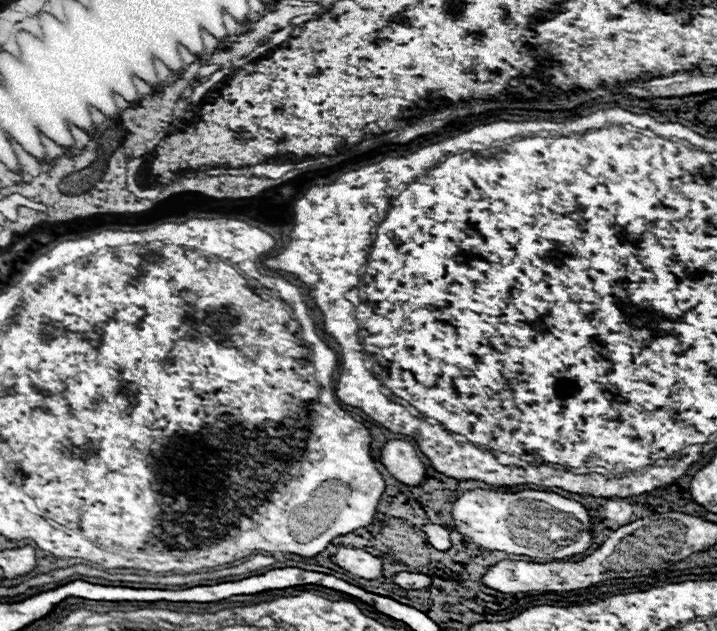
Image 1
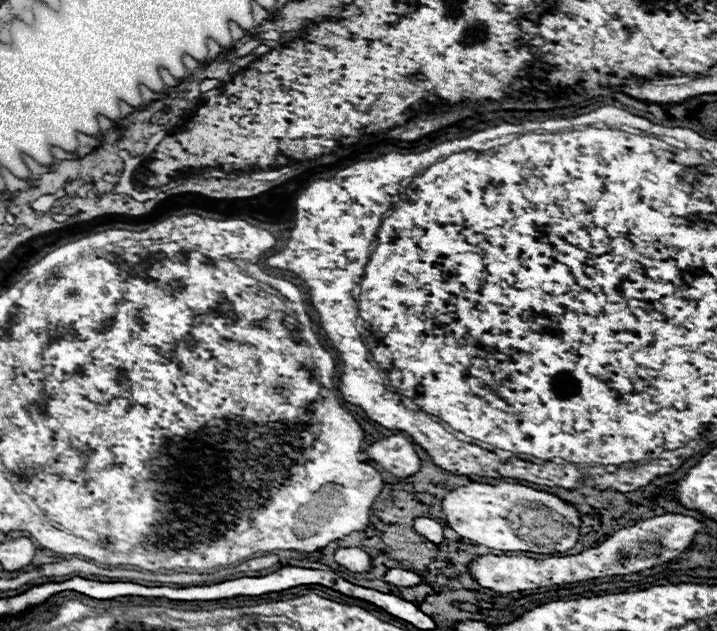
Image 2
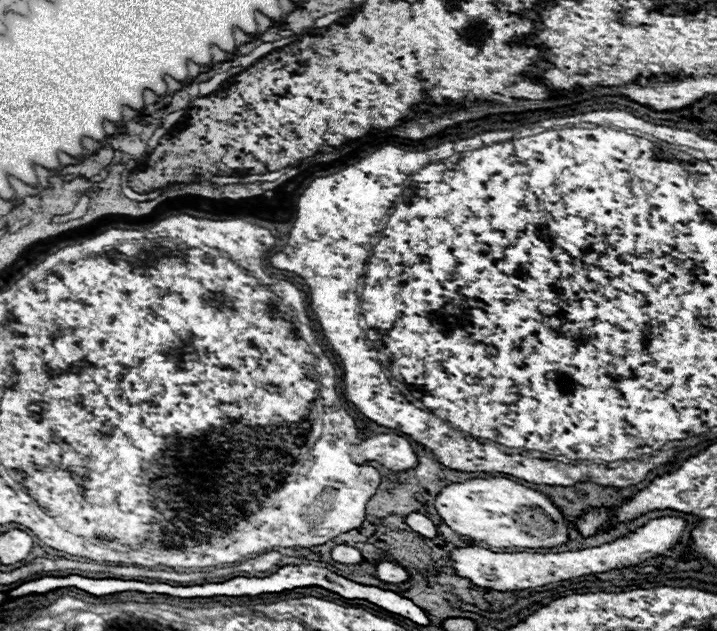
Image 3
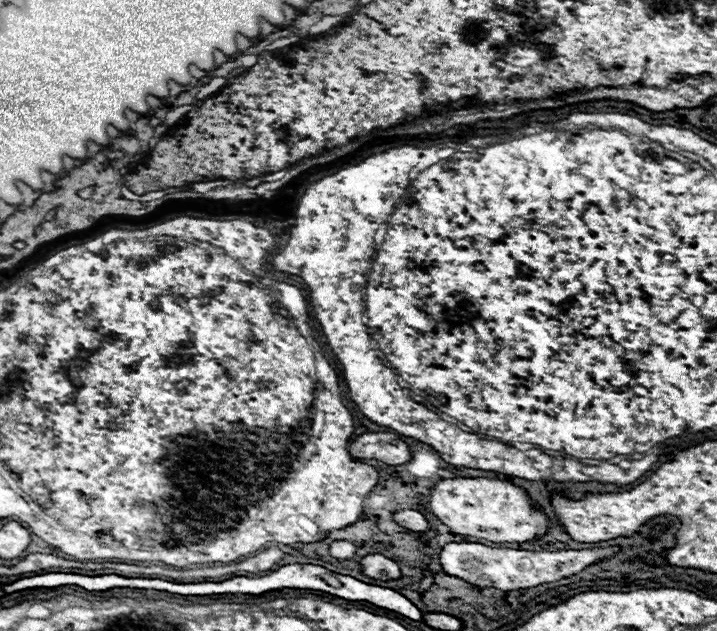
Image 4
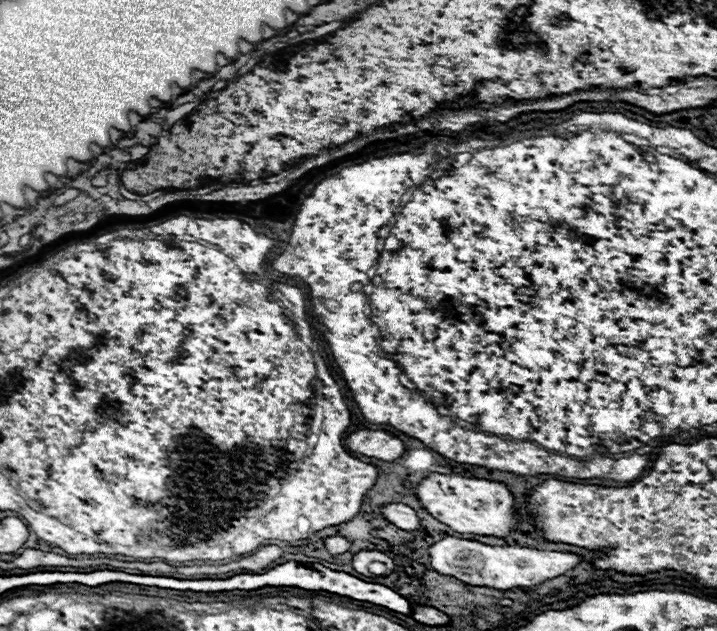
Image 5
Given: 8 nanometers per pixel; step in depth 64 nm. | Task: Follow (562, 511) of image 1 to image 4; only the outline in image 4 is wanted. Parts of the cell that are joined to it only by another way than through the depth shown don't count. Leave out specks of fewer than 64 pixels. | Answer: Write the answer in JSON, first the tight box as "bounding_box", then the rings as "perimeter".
{"bounding_box":[430,478,552,542],"perimeter":[[[442,478],[430,490],[430,510],[452,532],[486,538],[490,542],[530,542],[552,524],[542,510],[534,510],[526,492],[492,478]]]}

